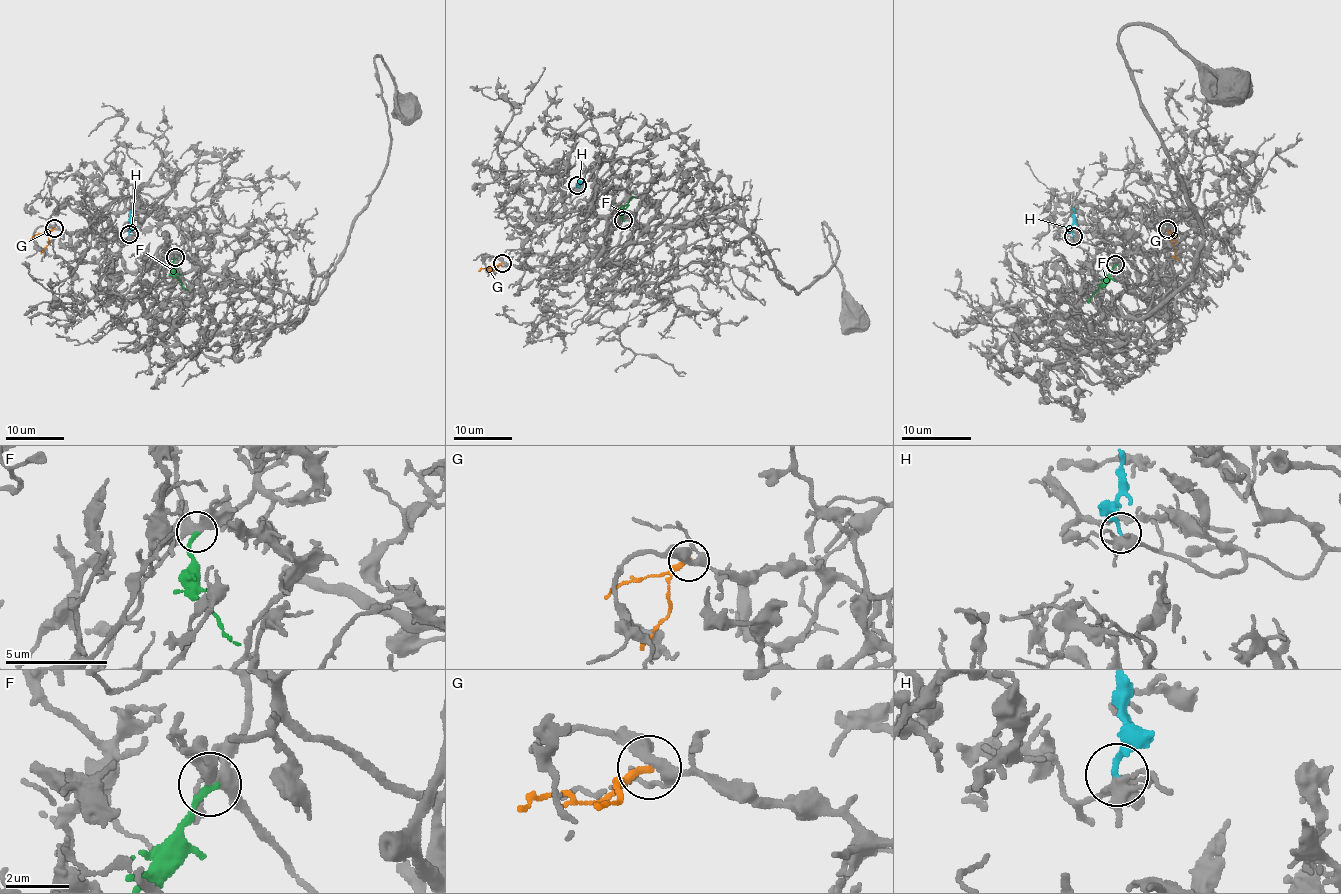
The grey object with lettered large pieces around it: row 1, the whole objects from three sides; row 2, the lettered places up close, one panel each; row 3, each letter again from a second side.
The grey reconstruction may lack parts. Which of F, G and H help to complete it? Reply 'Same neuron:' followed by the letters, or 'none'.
Same neuron: H

